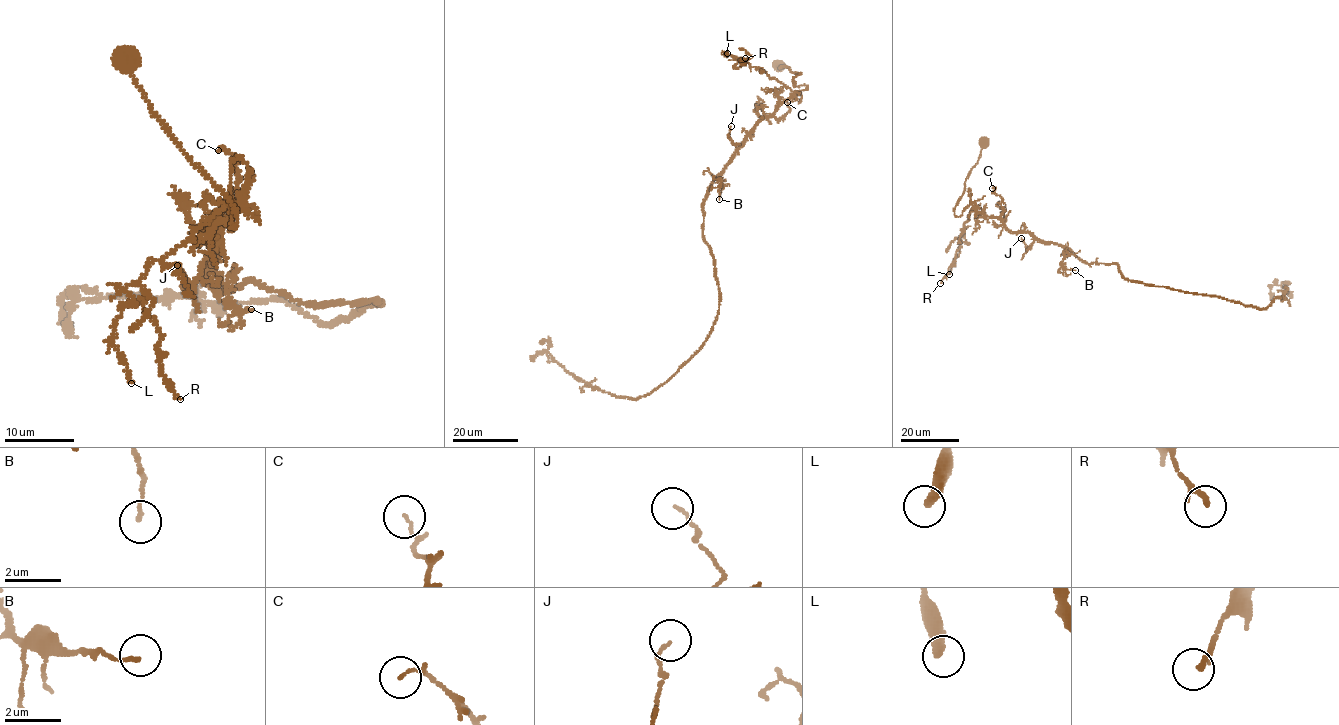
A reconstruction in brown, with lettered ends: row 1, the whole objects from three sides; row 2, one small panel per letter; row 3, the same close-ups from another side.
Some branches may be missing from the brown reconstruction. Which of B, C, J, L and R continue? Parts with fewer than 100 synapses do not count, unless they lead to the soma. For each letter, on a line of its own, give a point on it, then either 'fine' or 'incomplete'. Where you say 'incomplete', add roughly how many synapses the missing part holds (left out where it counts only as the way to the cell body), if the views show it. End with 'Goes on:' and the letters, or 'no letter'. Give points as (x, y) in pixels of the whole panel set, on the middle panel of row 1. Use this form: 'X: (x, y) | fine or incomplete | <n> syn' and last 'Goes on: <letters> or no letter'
B: (719, 199) | fine
C: (787, 102) | fine
J: (731, 126) | fine
L: (727, 53) | fine
R: (745, 58) | fine
Goes on: no letter

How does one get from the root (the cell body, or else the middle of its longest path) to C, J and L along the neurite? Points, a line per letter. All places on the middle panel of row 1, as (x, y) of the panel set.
C: (779, 64), (800, 74), (794, 86), (807, 88), (779, 106), (776, 119), (789, 111), (787, 102)
J: (779, 64), (800, 74), (794, 86), (807, 88), (756, 124), (738, 147), (729, 137), (731, 126)
L: (779, 64), (800, 74), (794, 86), (807, 88), (794, 92), (727, 53)

